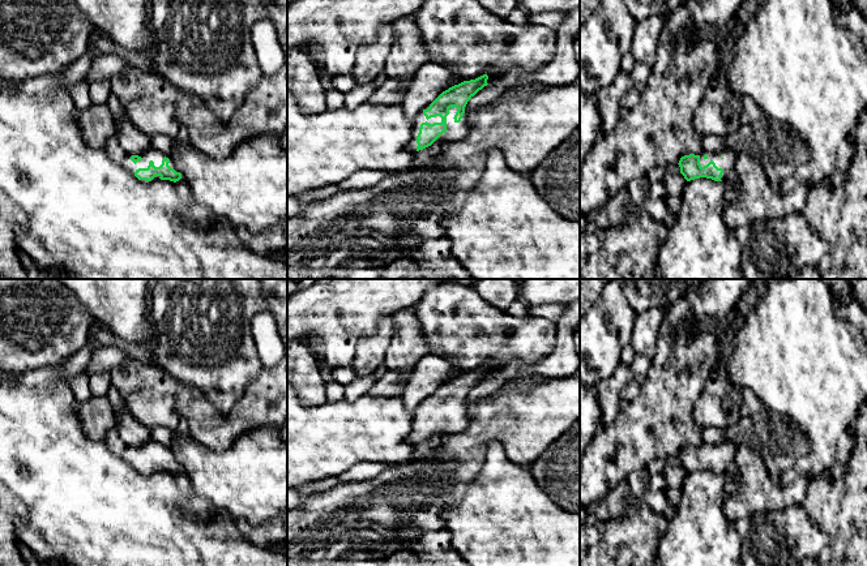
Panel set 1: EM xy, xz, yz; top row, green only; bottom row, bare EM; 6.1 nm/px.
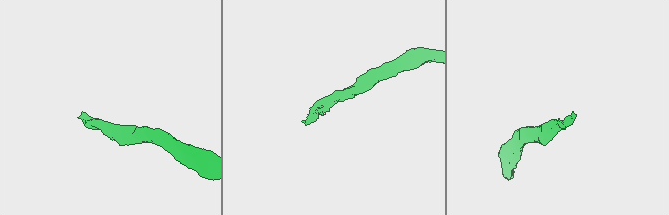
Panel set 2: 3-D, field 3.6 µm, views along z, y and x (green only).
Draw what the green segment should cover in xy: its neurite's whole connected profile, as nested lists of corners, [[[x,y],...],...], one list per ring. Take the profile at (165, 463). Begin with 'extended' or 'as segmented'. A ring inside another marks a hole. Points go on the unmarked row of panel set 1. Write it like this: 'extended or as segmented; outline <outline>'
extended; outline [[[153,439],[140,447],[127,447],[121,458],[142,475],[158,471],[176,475],[181,471],[172,450]]]

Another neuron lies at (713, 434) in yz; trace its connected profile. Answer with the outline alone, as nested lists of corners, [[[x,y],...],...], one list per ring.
[[[710,426],[702,430],[702,443],[714,445],[725,442],[725,428]]]

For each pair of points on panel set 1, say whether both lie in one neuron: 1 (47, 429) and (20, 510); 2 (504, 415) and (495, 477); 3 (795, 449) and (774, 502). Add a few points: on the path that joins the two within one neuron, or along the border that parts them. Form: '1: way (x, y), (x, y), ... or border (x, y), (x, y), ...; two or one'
1: border (13, 492), (28, 507), (30, 518); two
2: border (486, 444), (498, 440), (505, 455), (521, 464); two
3: way (781, 459), (771, 470), (771, 488); one

